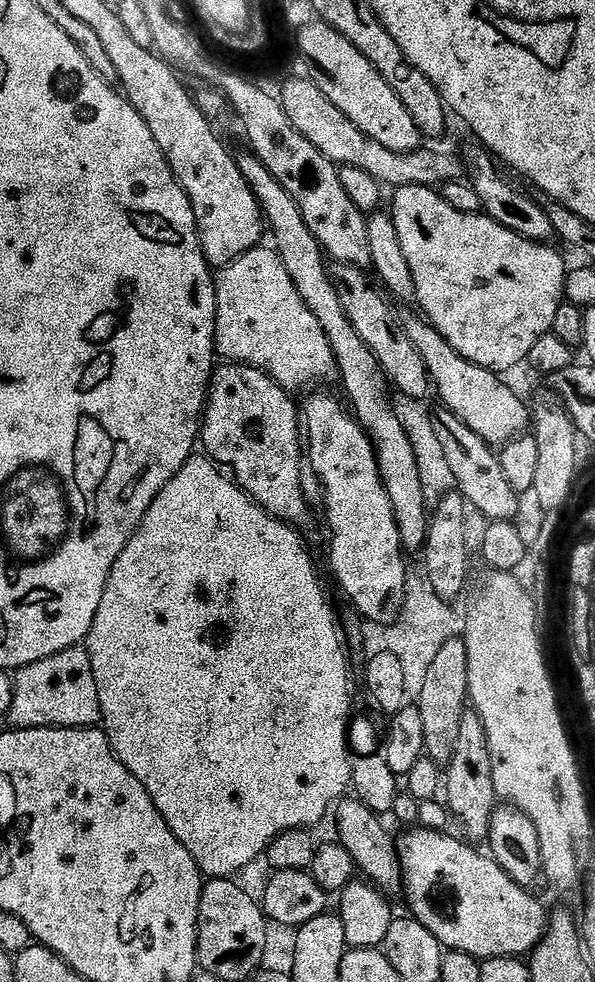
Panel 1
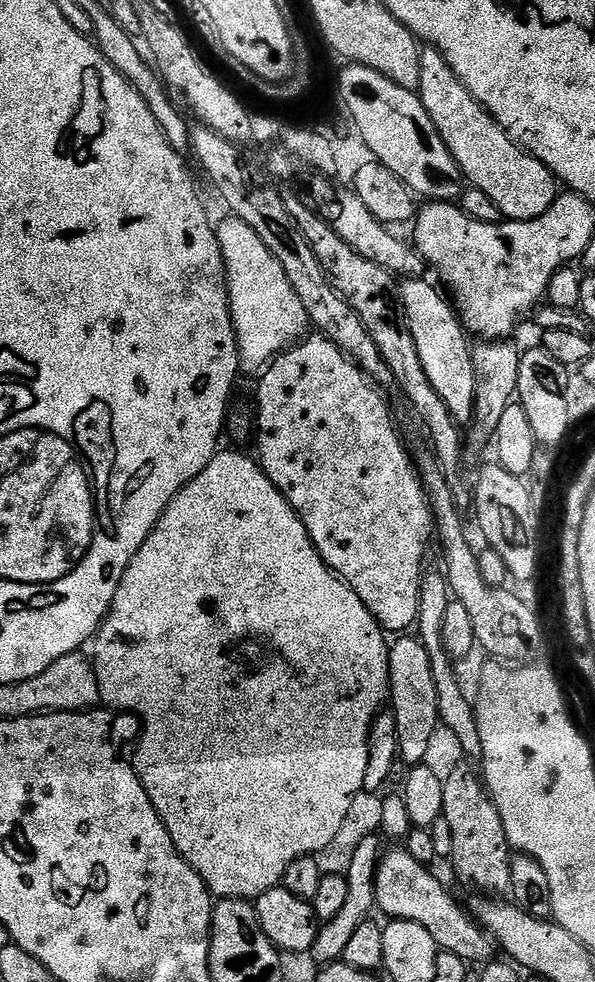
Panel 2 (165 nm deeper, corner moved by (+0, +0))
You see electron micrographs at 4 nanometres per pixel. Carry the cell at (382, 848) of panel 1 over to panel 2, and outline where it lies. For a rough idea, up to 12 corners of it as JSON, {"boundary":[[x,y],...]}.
{"boundary":[[403,847],[376,867],[376,908],[441,952],[487,965],[498,945]]}

